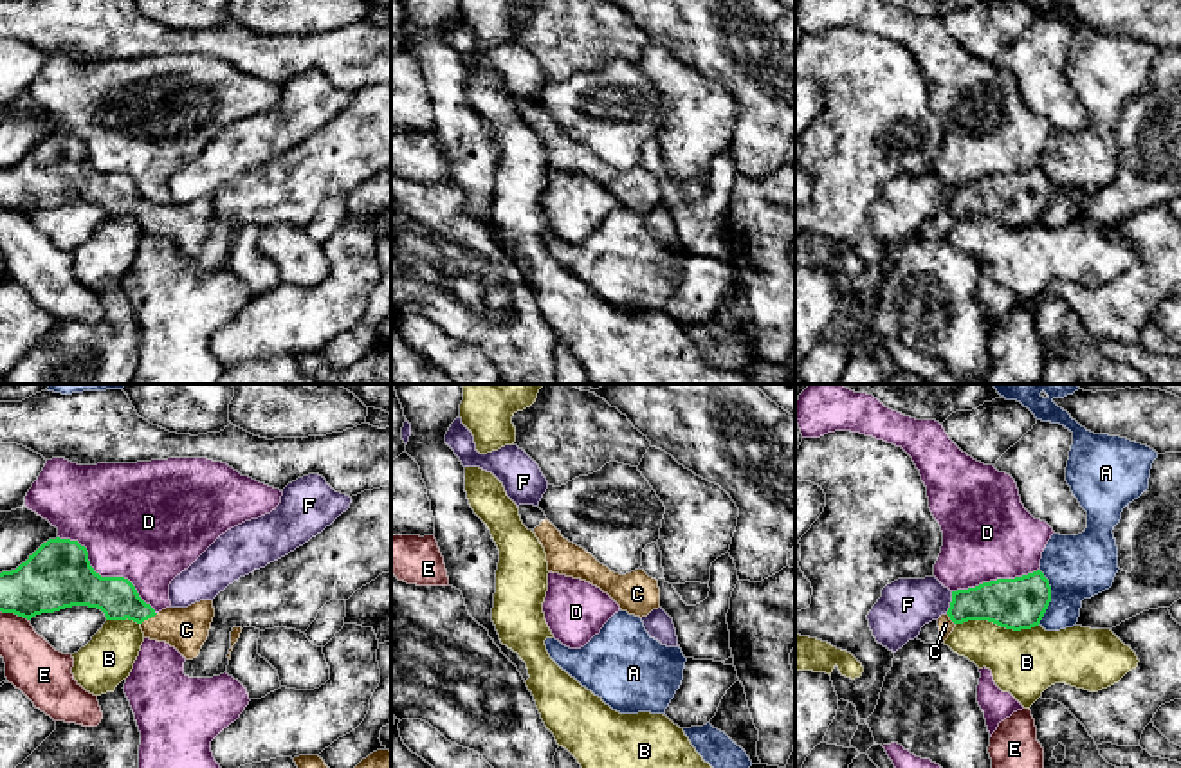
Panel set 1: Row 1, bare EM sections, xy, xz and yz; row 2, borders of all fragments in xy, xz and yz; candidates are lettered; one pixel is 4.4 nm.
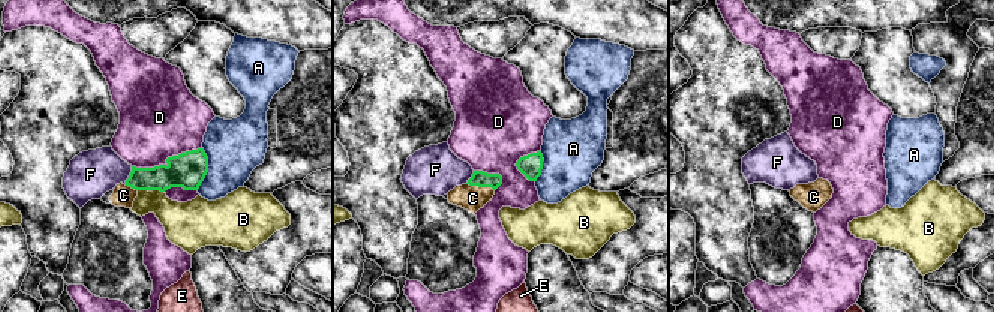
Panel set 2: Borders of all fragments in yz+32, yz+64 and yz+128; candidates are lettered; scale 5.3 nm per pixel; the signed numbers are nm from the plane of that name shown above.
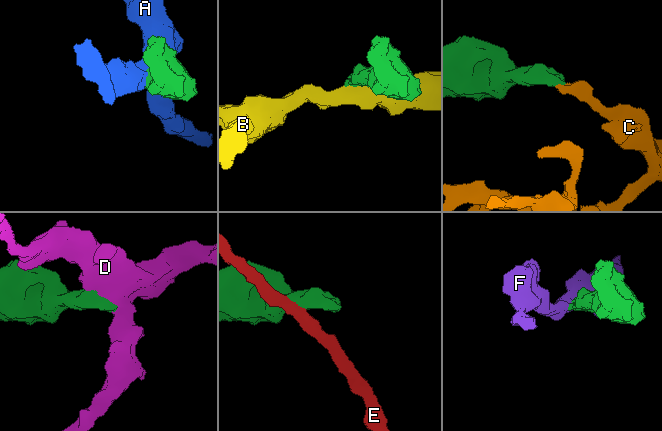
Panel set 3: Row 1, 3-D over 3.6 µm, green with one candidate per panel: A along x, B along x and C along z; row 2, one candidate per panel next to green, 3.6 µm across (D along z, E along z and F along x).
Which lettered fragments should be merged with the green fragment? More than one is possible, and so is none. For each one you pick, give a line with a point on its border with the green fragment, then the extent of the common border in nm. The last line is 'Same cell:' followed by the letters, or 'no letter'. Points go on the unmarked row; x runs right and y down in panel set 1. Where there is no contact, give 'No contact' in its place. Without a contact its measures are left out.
C: Touches green at xy (148, 213). Shared border 90 nm
Same cell: C

